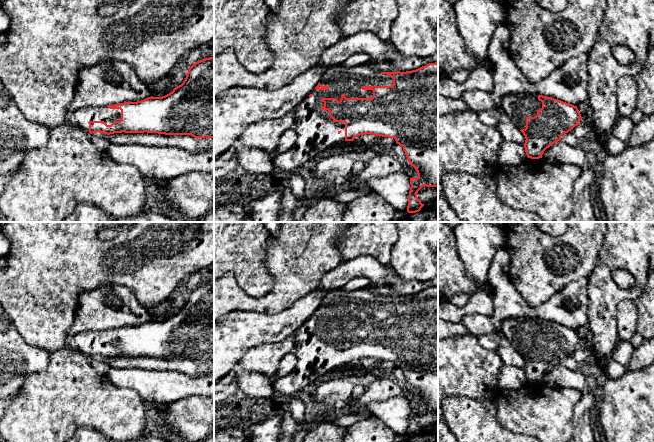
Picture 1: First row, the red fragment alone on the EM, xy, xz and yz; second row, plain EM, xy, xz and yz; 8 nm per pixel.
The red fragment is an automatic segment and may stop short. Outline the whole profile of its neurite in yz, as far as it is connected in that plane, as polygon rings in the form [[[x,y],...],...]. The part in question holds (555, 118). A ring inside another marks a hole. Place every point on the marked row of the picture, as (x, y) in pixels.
[[[507,94],[502,97],[500,106],[525,136],[525,152],[527,157],[531,159],[542,158],[544,151],[560,141],[563,134],[568,133],[575,126],[579,125],[579,121],[582,118],[577,106],[543,95]]]

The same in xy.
[[[214,57],[202,59],[188,69],[183,83],[162,97],[108,106],[86,106],[68,114],[70,125],[92,133],[158,133],[214,138]]]

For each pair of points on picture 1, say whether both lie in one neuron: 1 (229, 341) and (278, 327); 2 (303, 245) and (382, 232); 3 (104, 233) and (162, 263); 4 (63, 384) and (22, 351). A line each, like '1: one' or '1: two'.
1: one
2: two
3: two
4: two

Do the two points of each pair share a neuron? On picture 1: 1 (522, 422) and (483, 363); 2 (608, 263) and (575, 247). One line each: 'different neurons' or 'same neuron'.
1: same neuron
2: different neurons

